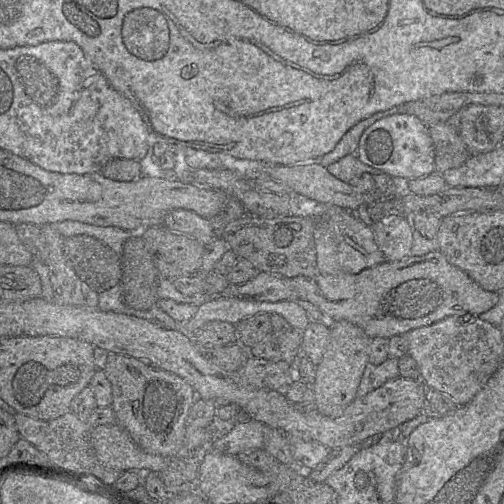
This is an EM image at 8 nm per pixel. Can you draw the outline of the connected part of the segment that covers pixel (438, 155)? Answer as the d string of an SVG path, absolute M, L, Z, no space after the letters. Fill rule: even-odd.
M443 122L428 126L434 146L435 172L445 171L464 164L470 153L460 135L450 124Z

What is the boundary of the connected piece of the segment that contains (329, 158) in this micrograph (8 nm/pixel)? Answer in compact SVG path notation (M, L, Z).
M403 105L392 107L386 111L377 112L372 116L358 122L343 135L332 151L320 158L319 164L326 168L330 164L347 155L356 154L360 137L365 129L367 129L376 121L394 114L405 114L403 113Z

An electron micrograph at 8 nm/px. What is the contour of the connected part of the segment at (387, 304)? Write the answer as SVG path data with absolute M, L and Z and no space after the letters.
M441 251L408 256L398 261L384 261L358 274L316 274L311 277L297 276L290 280L296 289L297 298L316 306L329 322L350 322L362 329L370 339L390 339L450 316L479 316L498 302L497 292L481 288L464 271L452 265Z

